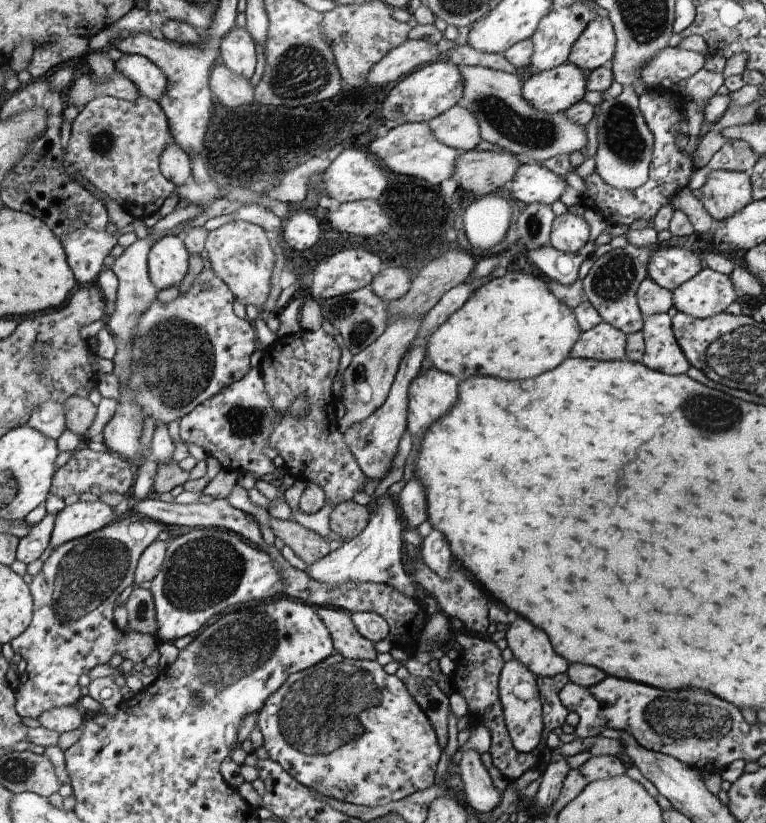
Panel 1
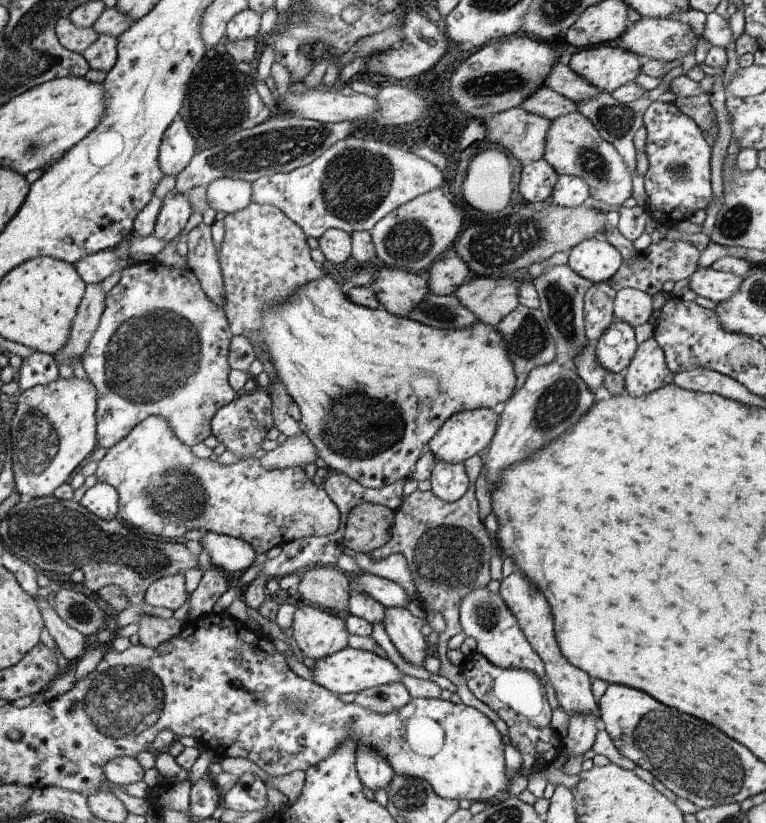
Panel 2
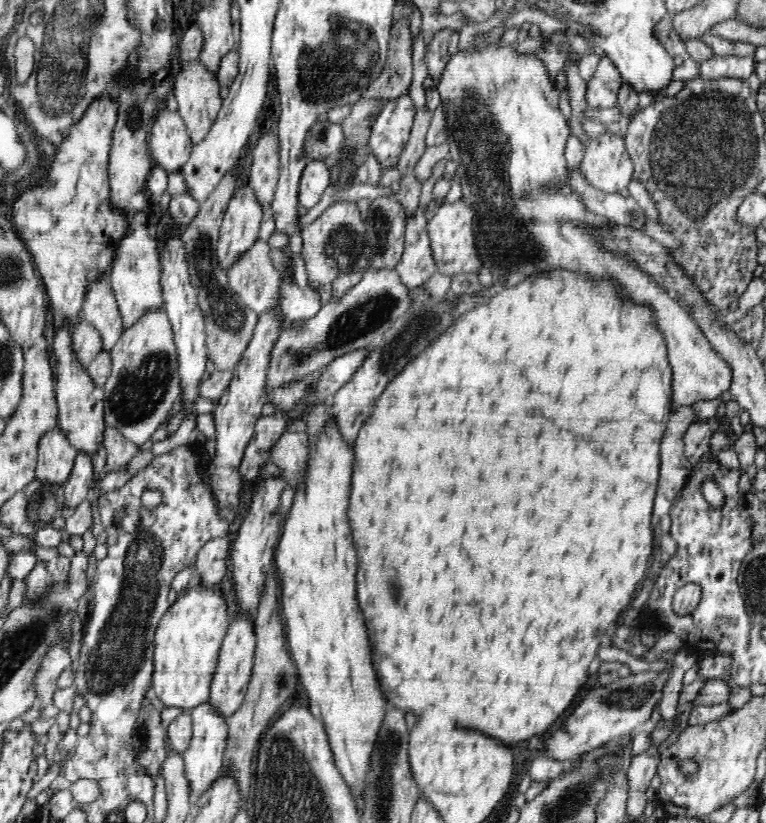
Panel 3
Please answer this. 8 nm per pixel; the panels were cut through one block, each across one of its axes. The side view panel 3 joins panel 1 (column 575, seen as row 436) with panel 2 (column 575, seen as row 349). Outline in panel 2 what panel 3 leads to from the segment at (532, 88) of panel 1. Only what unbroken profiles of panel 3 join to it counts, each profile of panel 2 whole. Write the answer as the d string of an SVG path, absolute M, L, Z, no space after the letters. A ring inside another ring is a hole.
M604 44L578 50L566 61L575 74L603 93L612 94L622 86L635 82L649 59L622 46Z

